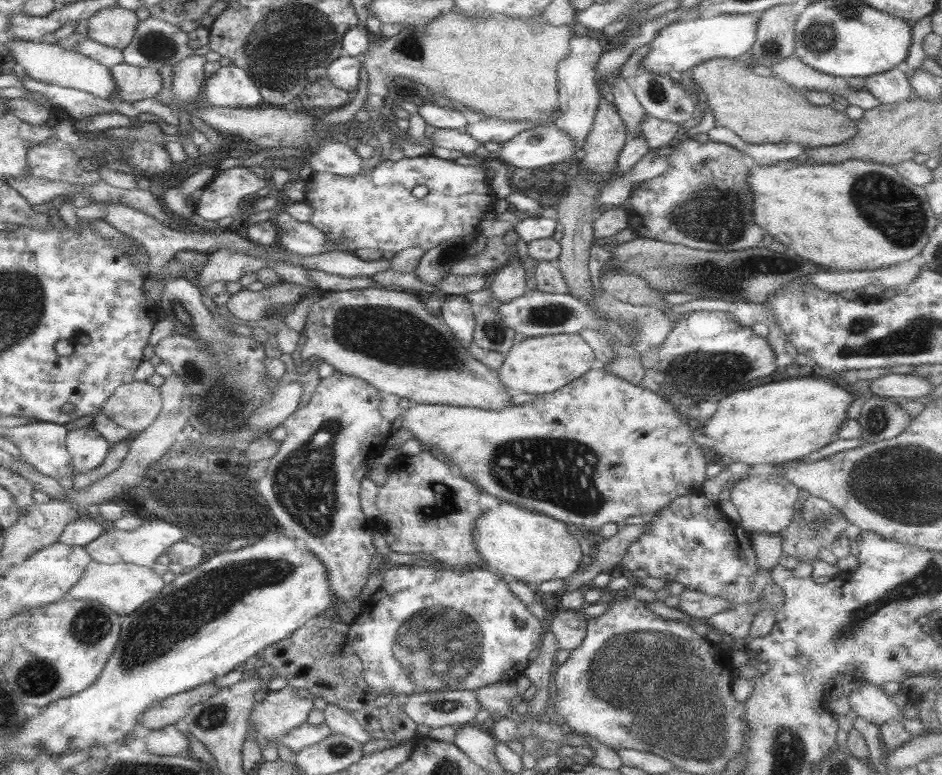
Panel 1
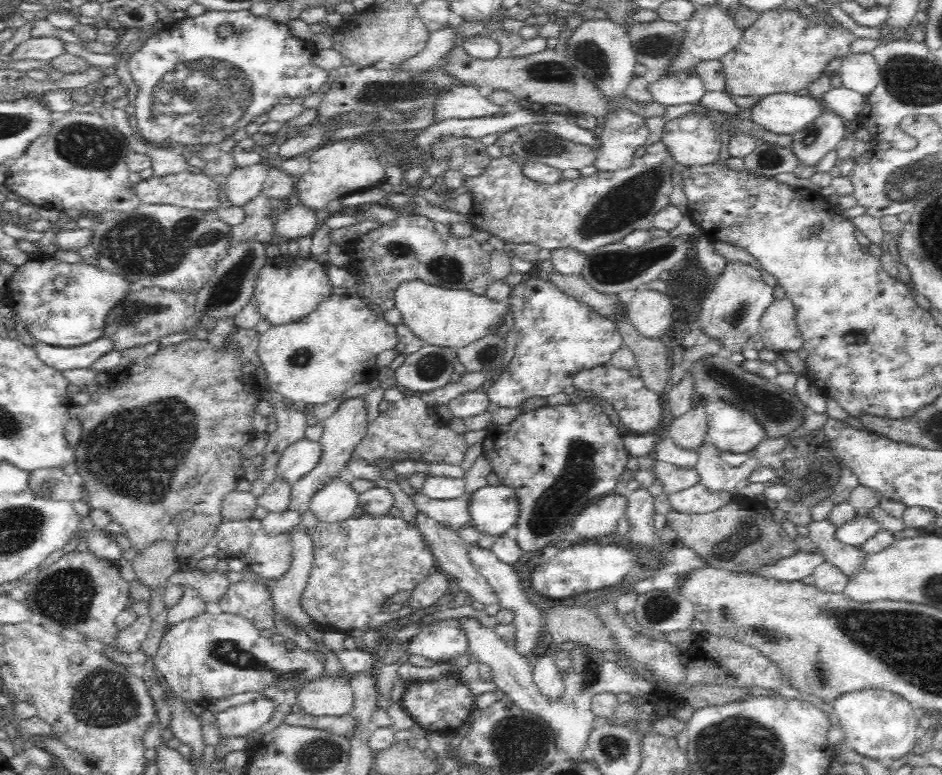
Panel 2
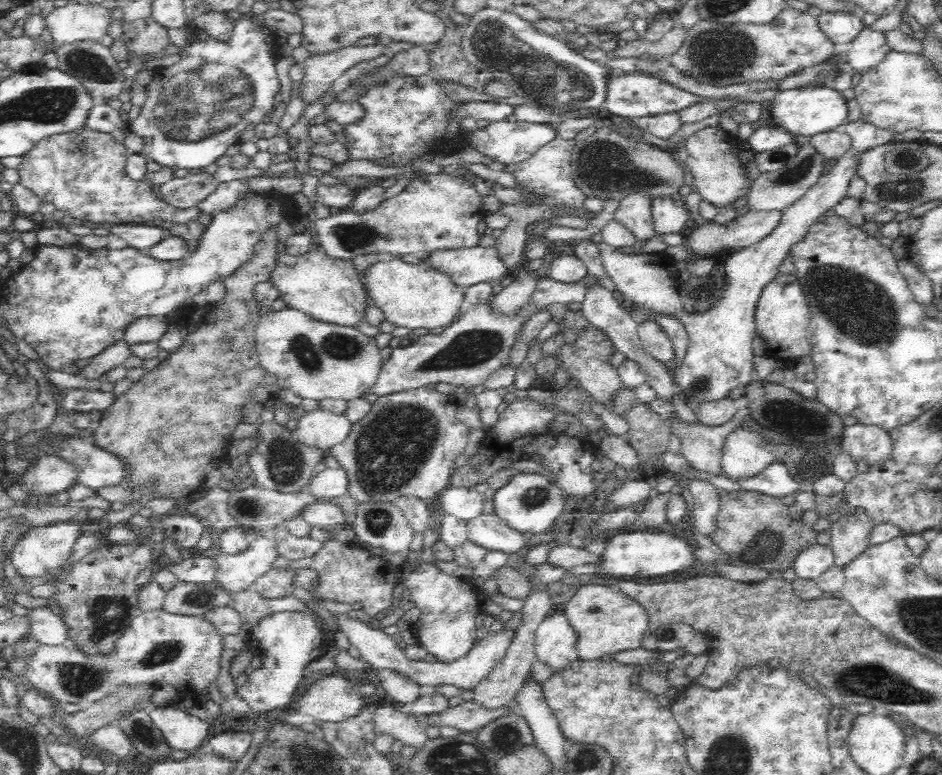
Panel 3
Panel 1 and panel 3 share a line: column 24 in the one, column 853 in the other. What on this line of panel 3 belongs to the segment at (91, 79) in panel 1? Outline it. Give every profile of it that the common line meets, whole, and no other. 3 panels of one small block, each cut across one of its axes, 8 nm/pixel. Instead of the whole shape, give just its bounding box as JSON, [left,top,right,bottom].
[844,28,890,74]

